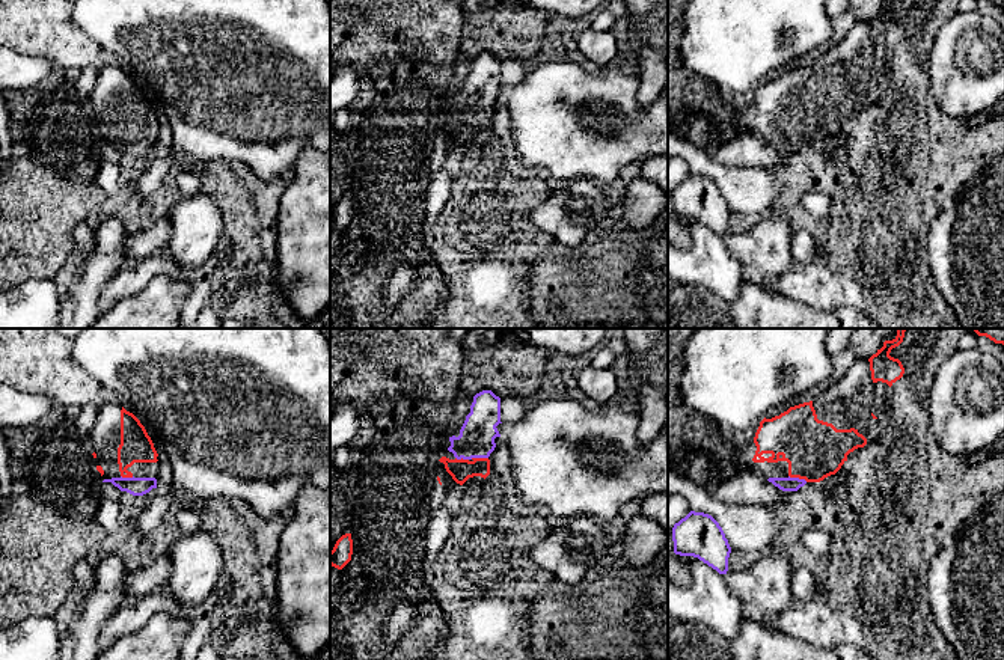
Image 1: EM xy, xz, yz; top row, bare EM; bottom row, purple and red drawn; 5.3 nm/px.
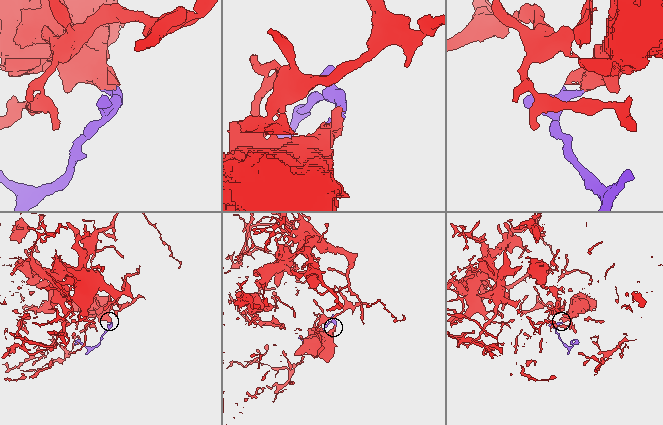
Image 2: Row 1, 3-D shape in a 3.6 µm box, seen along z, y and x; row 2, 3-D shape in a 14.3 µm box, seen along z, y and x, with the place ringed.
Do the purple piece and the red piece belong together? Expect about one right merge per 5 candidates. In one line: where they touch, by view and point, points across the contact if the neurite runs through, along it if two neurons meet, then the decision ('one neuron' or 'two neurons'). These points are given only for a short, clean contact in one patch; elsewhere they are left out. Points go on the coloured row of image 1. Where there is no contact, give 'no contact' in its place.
contact yz (798, 478); way yz (786, 484), (792, 484), (798, 478), (814, 449); one neuron

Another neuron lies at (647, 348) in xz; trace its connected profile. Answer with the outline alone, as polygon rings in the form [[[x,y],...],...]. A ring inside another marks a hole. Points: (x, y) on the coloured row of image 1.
[[[624,328],[629,386],[638,395],[638,442],[651,443],[668,423],[668,328]]]

